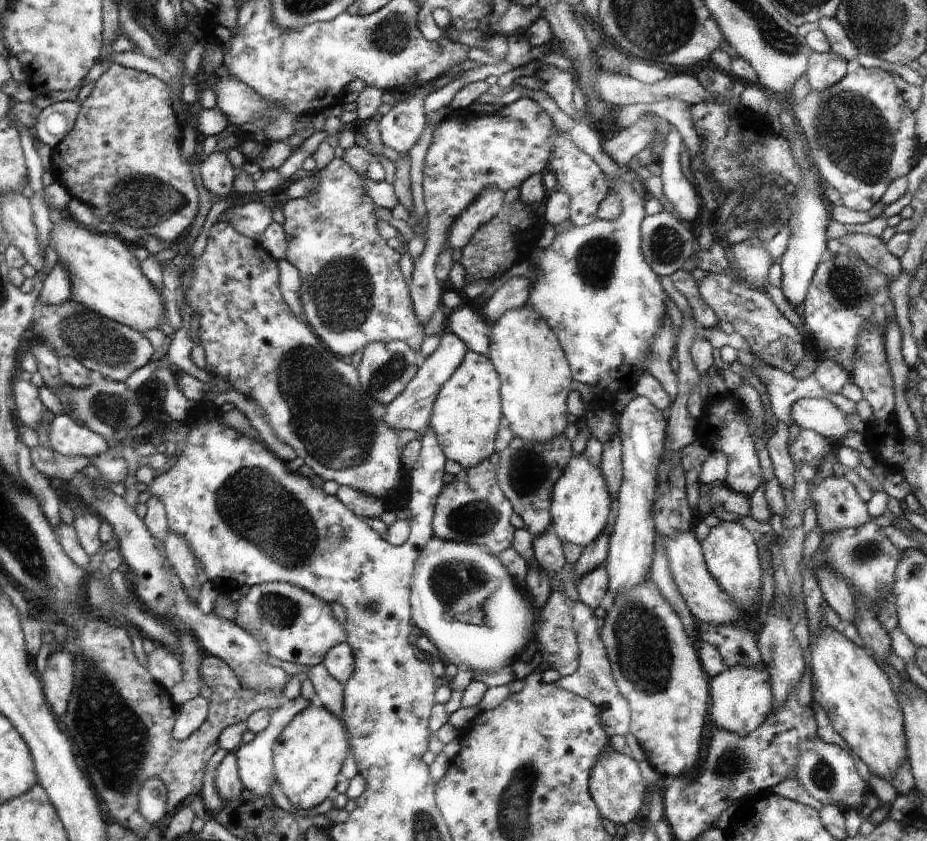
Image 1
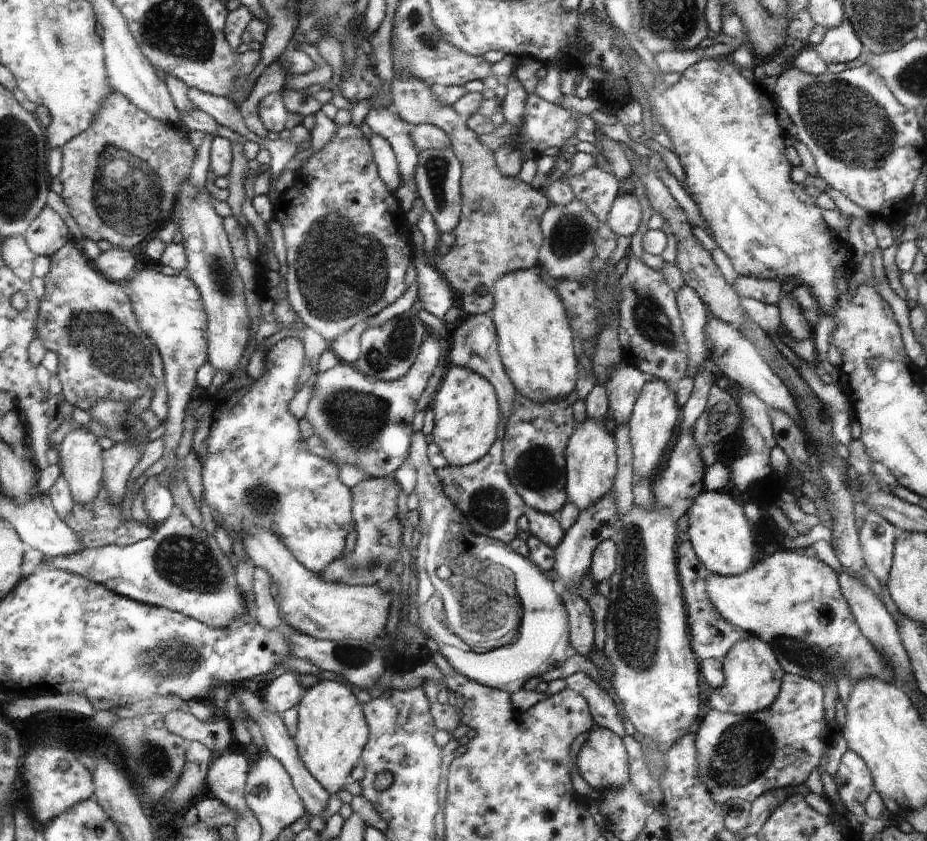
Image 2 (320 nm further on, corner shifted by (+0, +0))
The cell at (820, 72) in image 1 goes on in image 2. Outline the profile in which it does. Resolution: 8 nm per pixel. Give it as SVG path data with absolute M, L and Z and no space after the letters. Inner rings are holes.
M844 19L838 27L827 30L820 44L812 49L816 52L816 56L820 56L827 65L830 63L848 64L862 54L863 46L854 28L850 26L850 22Z

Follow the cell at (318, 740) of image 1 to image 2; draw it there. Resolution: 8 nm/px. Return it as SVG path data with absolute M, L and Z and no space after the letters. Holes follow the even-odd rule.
M320 679L317 684L304 692L301 701L297 704L298 724L296 724L296 733L291 739L306 770L316 778L330 796L344 789L348 774L358 764L358 758L364 751L364 744L369 743L369 724L366 721L364 709L365 707L352 694L352 690L338 680Z

